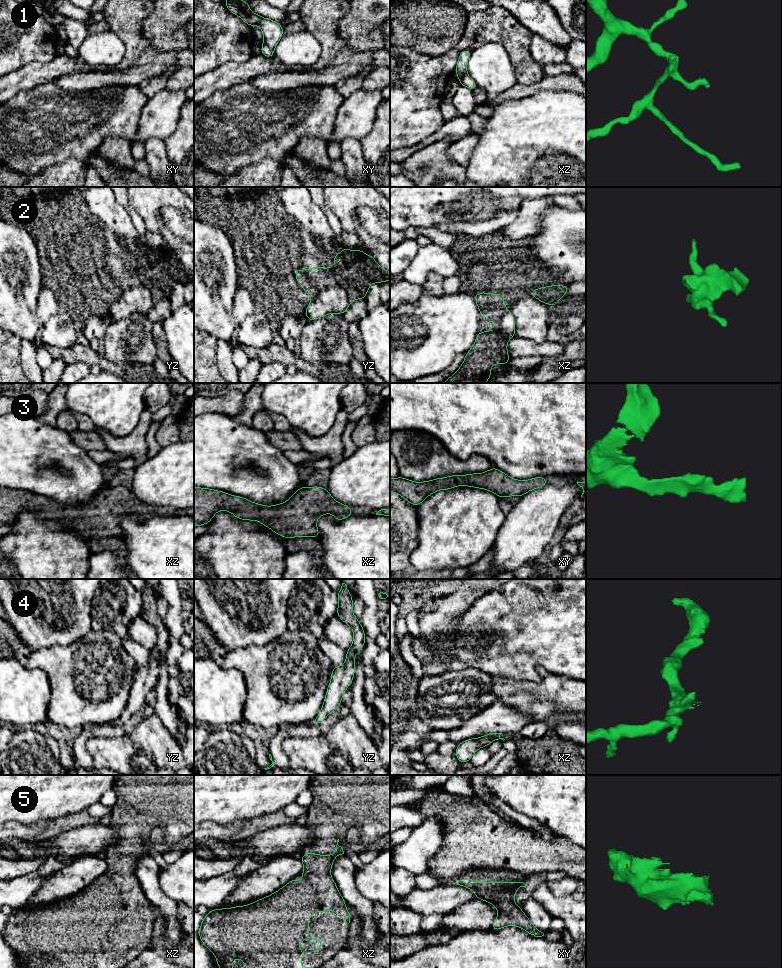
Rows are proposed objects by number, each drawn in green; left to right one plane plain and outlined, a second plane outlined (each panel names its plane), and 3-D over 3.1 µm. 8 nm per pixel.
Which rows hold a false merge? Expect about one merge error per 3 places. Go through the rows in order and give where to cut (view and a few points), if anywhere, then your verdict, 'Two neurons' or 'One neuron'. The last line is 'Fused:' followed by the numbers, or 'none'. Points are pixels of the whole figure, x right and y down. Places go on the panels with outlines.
1: Split along xy (263, 43), (273, 50). Two neurons
2: Split along yz (312, 300), (322, 289), (334, 282), (343, 289), (349, 302). Two neurons
3: No split. One neuron
4: Split along xz (482, 736), (488, 737), (491, 741). Two neurons
5: No split. One neuron
Fused: 1, 2, 4

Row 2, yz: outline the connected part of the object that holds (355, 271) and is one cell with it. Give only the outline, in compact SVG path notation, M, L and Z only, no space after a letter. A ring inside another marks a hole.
M343 247L342 251L332 258L336 263L333 267L295 270L297 282L312 300L331 282L343 288L349 302L354 302L356 299L366 299L372 283L390 281L390 271L377 264L375 256L369 256L361 249L349 250Z

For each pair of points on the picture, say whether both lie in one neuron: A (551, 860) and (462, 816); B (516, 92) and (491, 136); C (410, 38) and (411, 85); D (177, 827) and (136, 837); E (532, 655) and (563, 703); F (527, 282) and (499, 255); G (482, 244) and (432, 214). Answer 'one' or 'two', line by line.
A: one
B: two
C: two
D: one
E: two
F: one
G: two

